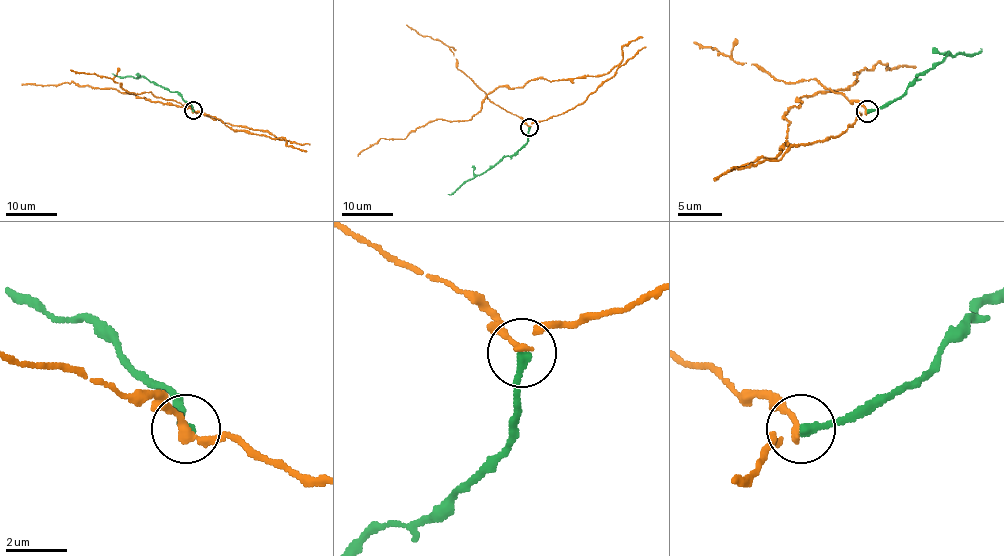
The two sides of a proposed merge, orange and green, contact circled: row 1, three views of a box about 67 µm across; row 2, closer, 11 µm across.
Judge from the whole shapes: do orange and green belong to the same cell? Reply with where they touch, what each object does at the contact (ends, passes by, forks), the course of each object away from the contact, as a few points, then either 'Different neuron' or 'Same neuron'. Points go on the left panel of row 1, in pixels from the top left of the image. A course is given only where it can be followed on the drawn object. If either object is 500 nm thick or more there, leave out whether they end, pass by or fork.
Place: (193, 110). At the ring orange passes by. At the ring green ends. Course of orange: (193, 110), (239, 126), (267, 130), (281, 139), (234, 131), (208, 114), (114, 89), (73, 82), (21, 85). Course of green: (193, 110), (180, 95), (145, 77), (118, 77), (111, 73). Same neuron

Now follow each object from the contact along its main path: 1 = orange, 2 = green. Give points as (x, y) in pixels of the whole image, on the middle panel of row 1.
1: (529, 126), (575, 108), (617, 68), (496, 87), (469, 119), (433, 119), (404, 139), (380, 138), (357, 156)
2: (529, 127), (526, 143), (516, 153), (503, 157), (447, 194)

